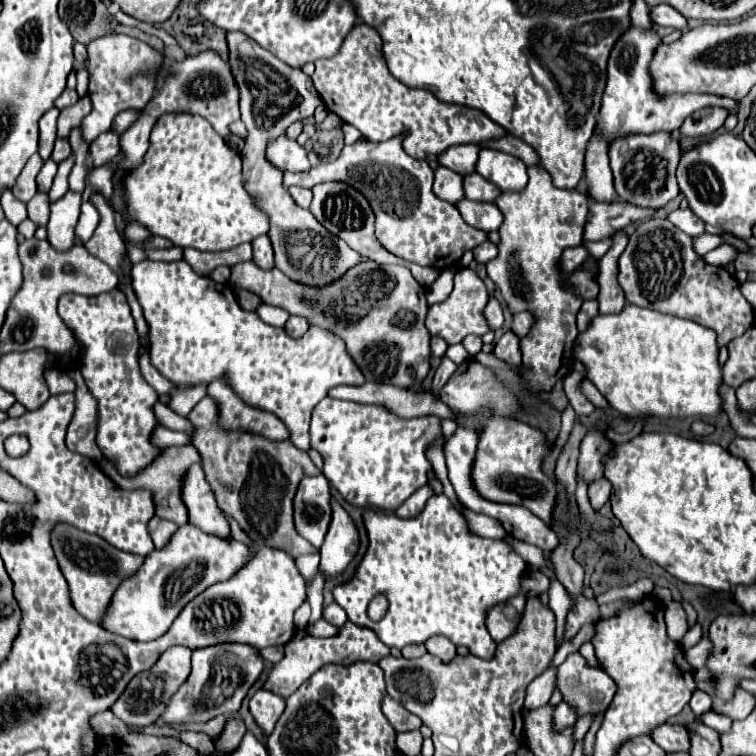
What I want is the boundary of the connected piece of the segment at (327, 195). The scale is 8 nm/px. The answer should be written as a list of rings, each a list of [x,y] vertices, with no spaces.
[[[320,183],[312,189],[312,193],[314,193],[314,199],[312,199],[310,211],[324,225],[324,229],[330,235],[344,239],[348,243],[348,247],[358,251],[366,261],[376,261],[380,265],[404,265],[404,267],[408,267],[412,271],[414,279],[422,287],[430,287],[434,283],[434,279],[438,277],[438,271],[434,267],[420,267],[416,263],[408,263],[408,261],[384,251],[384,247],[380,247],[378,239],[374,237],[374,213],[368,205],[368,201],[354,187],[350,187],[346,183]]]

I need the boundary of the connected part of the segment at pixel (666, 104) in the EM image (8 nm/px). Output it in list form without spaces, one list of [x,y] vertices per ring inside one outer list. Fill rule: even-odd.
[[[628,27],[624,35],[616,41],[616,47],[612,49],[612,55],[608,57],[608,83],[602,97],[602,109],[598,115],[598,125],[604,129],[602,133],[606,139],[614,139],[618,135],[630,135],[630,133],[654,133],[654,131],[674,131],[682,125],[682,121],[692,115],[698,109],[718,105],[732,109],[736,101],[716,97],[716,95],[656,95],[652,87],[652,77],[648,77],[648,67],[652,61],[652,55],[656,53],[656,47],[662,43],[658,33],[650,29],[640,27]]]

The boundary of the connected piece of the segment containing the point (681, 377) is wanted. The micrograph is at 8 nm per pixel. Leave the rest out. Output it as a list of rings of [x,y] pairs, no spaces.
[[[626,305],[620,313],[612,315],[596,315],[588,329],[578,333],[576,343],[574,343],[574,359],[578,359],[586,367],[586,377],[596,385],[596,389],[608,399],[608,403],[622,415],[626,417],[638,417],[638,415],[658,415],[658,417],[692,417],[692,415],[718,415],[722,411],[722,399],[718,395],[718,387],[722,383],[722,369],[718,365],[718,345],[716,345],[716,335],[714,331],[690,321],[690,319],[680,319],[676,315],[666,315],[658,313],[652,309],[642,309],[636,305]]]

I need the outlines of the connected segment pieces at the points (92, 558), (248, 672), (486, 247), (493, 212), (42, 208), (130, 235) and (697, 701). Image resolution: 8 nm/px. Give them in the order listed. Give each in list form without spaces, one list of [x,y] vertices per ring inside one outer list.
[[[56,523],[50,533],[50,543],[56,553],[58,565],[64,573],[64,579],[70,589],[70,599],[76,607],[76,611],[86,617],[92,623],[100,623],[100,615],[106,611],[112,593],[120,585],[120,579],[130,577],[144,561],[140,555],[132,555],[126,551],[120,551],[106,543],[104,539],[84,533],[68,523]]]
[[[216,645],[196,649],[192,653],[192,673],[186,683],[172,695],[164,715],[160,721],[168,725],[184,725],[184,723],[206,723],[218,715],[230,715],[240,709],[242,699],[246,697],[252,683],[264,669],[264,661],[258,655],[258,649],[250,645]]]
[[[484,241],[480,247],[474,247],[472,253],[474,253],[474,259],[476,259],[478,263],[488,263],[490,259],[494,259],[494,257],[498,255],[498,249],[496,249],[494,243]]]
[[[464,199],[464,203],[456,203],[456,207],[468,225],[482,229],[486,233],[498,231],[504,219],[500,209],[494,203],[476,203],[476,201]]]
[[[36,193],[28,203],[28,217],[36,223],[36,225],[46,225],[48,223],[48,215],[50,215],[50,201],[48,201],[48,195],[46,193]]]
[[[140,223],[126,225],[126,239],[128,241],[142,241],[142,239],[148,239],[148,237],[152,237],[152,233],[148,231],[148,227],[144,227]]]
[[[698,690],[693,693],[692,699],[689,702],[689,706],[691,707],[696,717],[699,717],[711,709],[712,699],[708,694]]]

